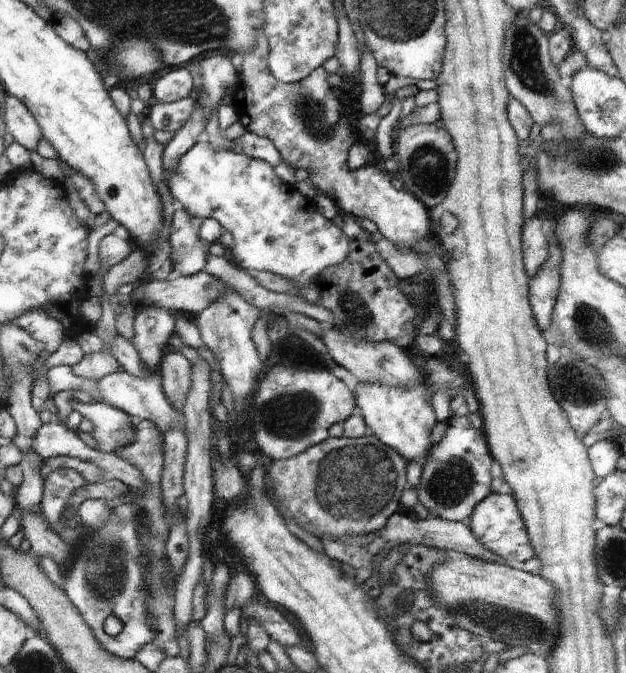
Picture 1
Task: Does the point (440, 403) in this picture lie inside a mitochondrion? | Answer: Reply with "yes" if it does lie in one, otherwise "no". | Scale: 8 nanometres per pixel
no

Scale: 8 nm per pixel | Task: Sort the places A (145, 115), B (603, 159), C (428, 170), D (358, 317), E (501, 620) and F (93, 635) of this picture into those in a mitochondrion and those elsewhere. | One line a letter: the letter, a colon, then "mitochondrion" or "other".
A: other
B: mitochondrion
C: mitochondrion
D: mitochondrion
E: mitochondrion
F: other

